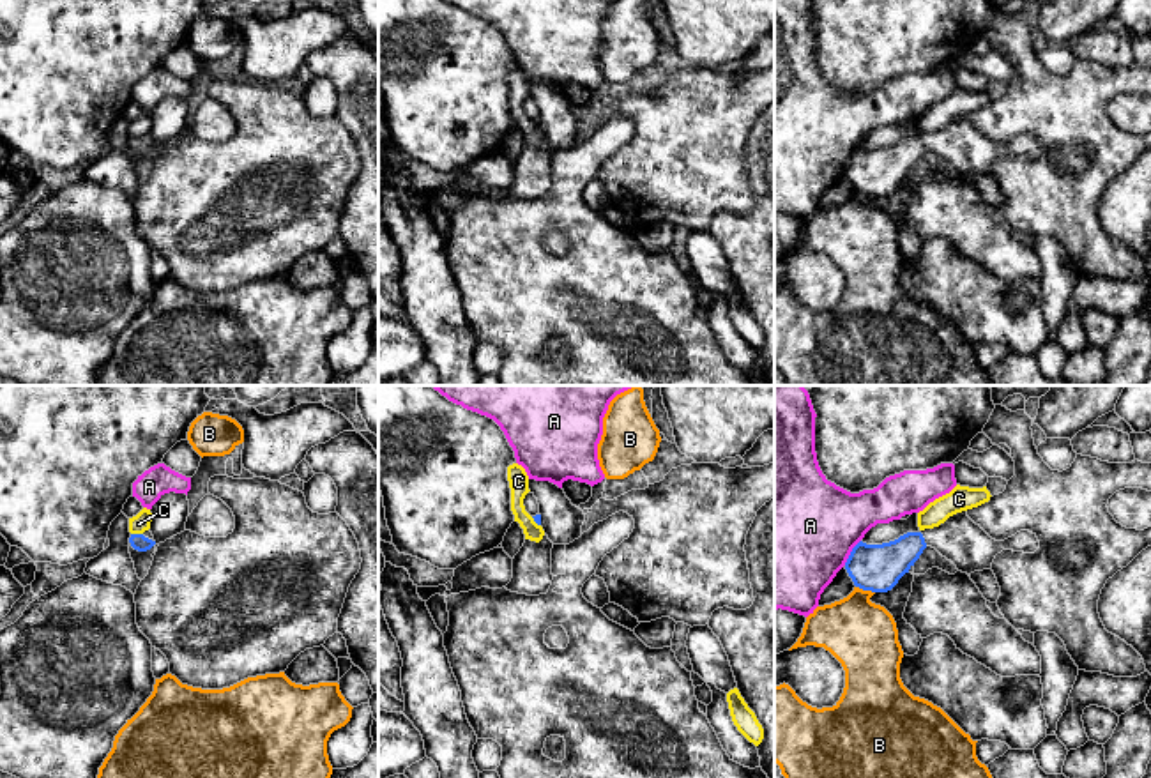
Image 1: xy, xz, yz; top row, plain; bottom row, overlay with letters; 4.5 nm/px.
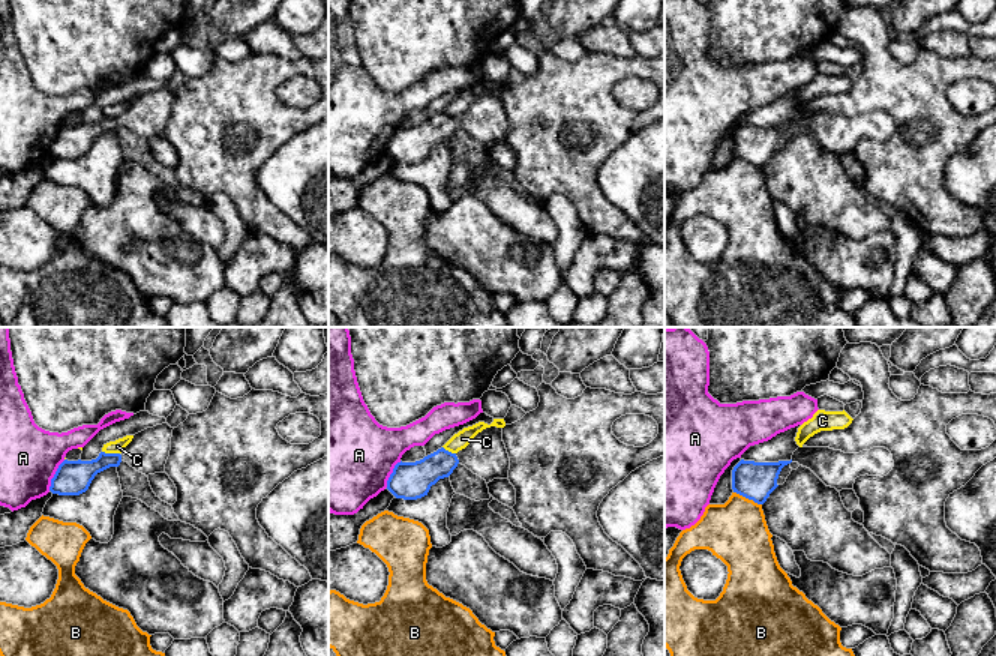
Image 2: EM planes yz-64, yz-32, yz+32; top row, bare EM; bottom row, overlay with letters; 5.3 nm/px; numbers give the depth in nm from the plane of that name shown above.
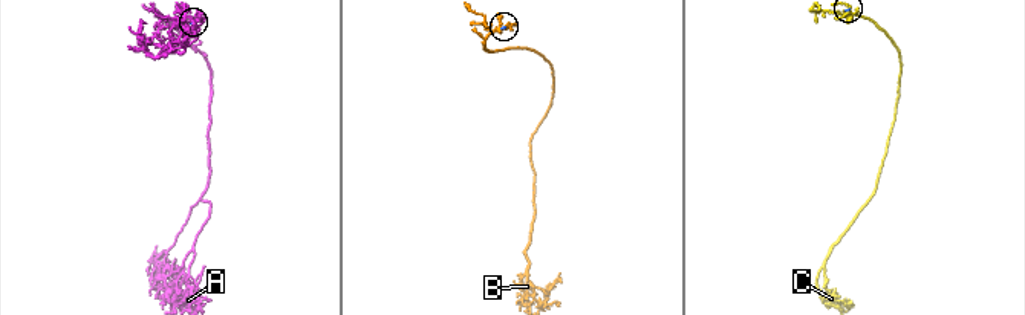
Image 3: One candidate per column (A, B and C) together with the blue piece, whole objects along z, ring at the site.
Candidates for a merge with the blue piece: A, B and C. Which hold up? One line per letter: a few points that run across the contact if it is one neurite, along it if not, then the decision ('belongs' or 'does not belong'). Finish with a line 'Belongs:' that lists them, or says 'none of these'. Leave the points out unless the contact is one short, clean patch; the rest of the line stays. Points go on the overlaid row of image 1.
A: does not belong
B: does not belong
C: does not belong
Belongs: none of these

